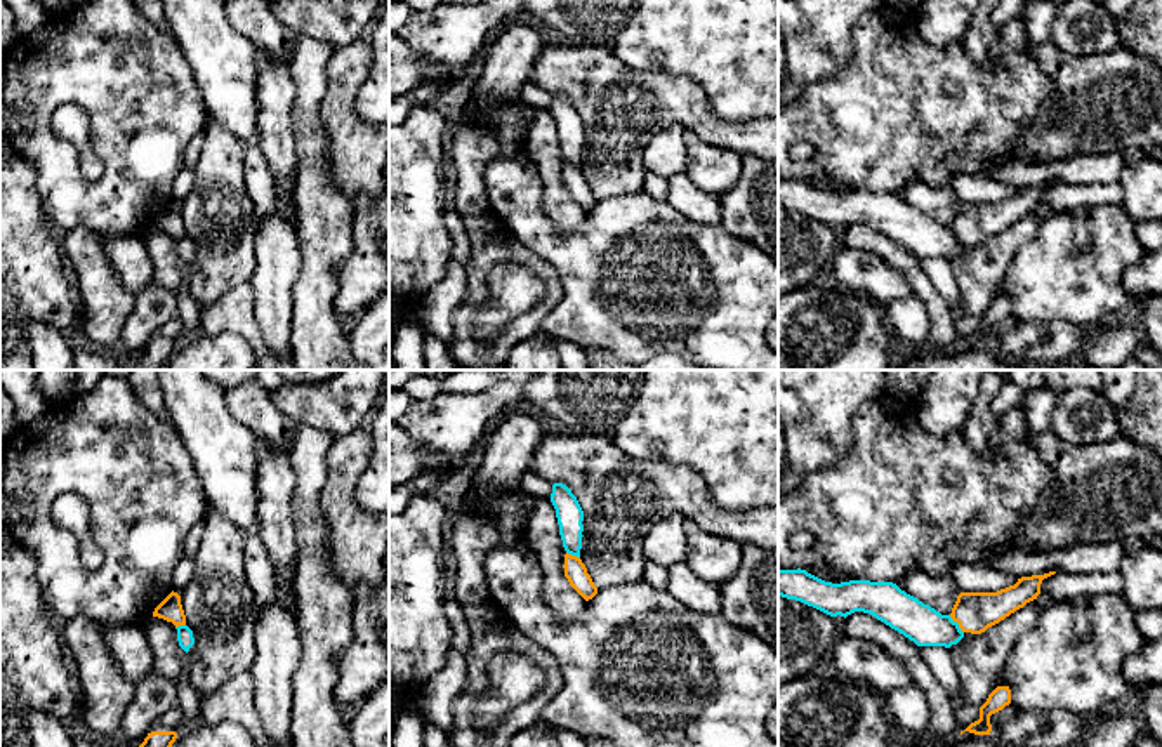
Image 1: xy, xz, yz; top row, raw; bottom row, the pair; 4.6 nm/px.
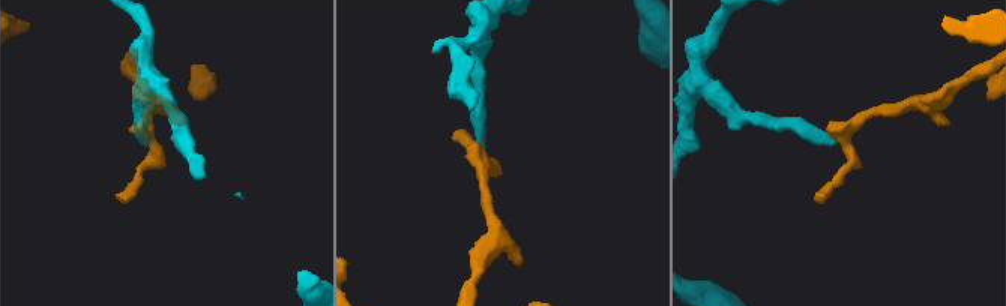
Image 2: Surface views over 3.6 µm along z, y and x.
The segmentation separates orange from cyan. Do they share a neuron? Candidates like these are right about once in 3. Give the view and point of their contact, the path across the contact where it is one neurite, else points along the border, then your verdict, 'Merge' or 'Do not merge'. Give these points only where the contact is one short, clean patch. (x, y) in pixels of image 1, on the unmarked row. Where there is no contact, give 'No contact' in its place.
Touches orange at yz (957, 233). Boundary: yz (949, 226), (963, 244). Do not merge

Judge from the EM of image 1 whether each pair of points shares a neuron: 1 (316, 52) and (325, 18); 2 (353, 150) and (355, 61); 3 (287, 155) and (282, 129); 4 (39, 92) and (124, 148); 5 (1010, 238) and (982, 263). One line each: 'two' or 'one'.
1: two
2: one
3: one
4: one
5: one

